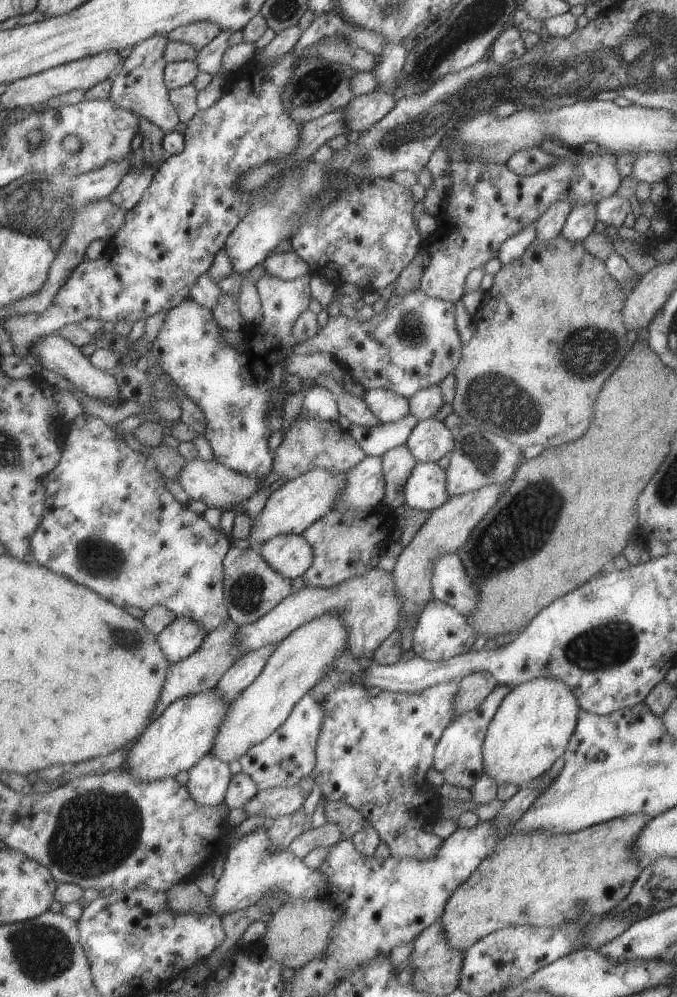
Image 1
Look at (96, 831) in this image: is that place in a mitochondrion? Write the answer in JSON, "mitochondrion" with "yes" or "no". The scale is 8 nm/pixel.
{"mitochondrion":"yes"}

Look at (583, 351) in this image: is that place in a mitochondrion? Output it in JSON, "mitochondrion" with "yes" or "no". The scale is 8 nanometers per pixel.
{"mitochondrion":"yes"}

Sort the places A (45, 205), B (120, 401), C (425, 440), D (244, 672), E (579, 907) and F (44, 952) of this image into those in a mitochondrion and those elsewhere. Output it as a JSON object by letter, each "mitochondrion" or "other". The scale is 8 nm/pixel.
{"A":"mitochondrion","B":"other","C":"other","D":"other","E":"mitochondrion","F":"mitochondrion"}

